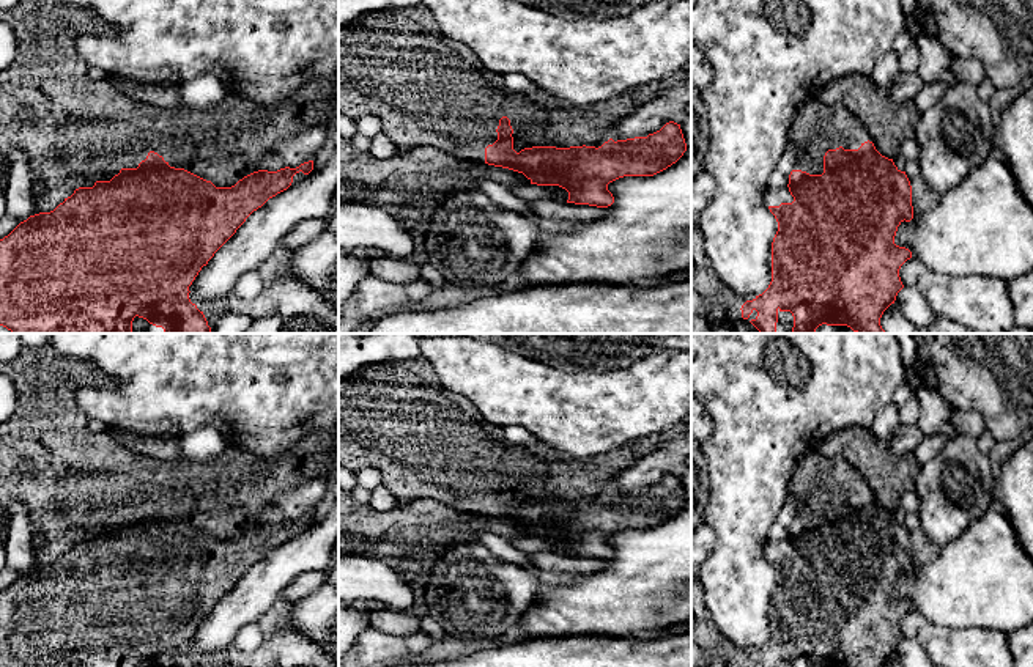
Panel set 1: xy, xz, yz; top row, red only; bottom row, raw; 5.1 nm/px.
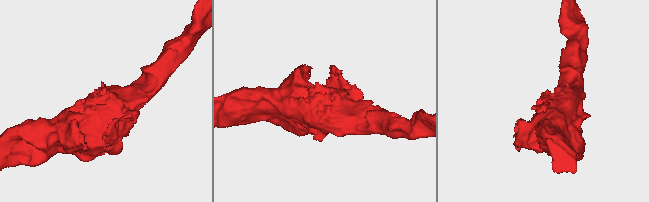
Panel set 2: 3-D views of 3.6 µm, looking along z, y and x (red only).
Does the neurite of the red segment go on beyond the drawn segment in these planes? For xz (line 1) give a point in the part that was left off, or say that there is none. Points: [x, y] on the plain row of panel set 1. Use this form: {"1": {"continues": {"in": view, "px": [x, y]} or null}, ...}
{"1": {"continues": null}}

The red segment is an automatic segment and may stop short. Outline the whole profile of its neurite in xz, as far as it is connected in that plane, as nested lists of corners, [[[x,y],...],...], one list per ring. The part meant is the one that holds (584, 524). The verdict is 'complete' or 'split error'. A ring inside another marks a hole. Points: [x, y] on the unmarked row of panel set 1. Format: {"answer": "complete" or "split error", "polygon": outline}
{"answer": "complete", "polygon": [[[502,469],[496,481],[498,492],[485,500],[485,516],[523,525],[531,536],[559,538],[568,544],[567,555],[608,560],[614,555],[608,536],[624,529],[653,529],[676,516],[687,503],[680,477],[669,474],[647,489],[614,494],[609,491],[602,499],[532,499],[520,505],[513,502],[513,481],[510,472]]]}

